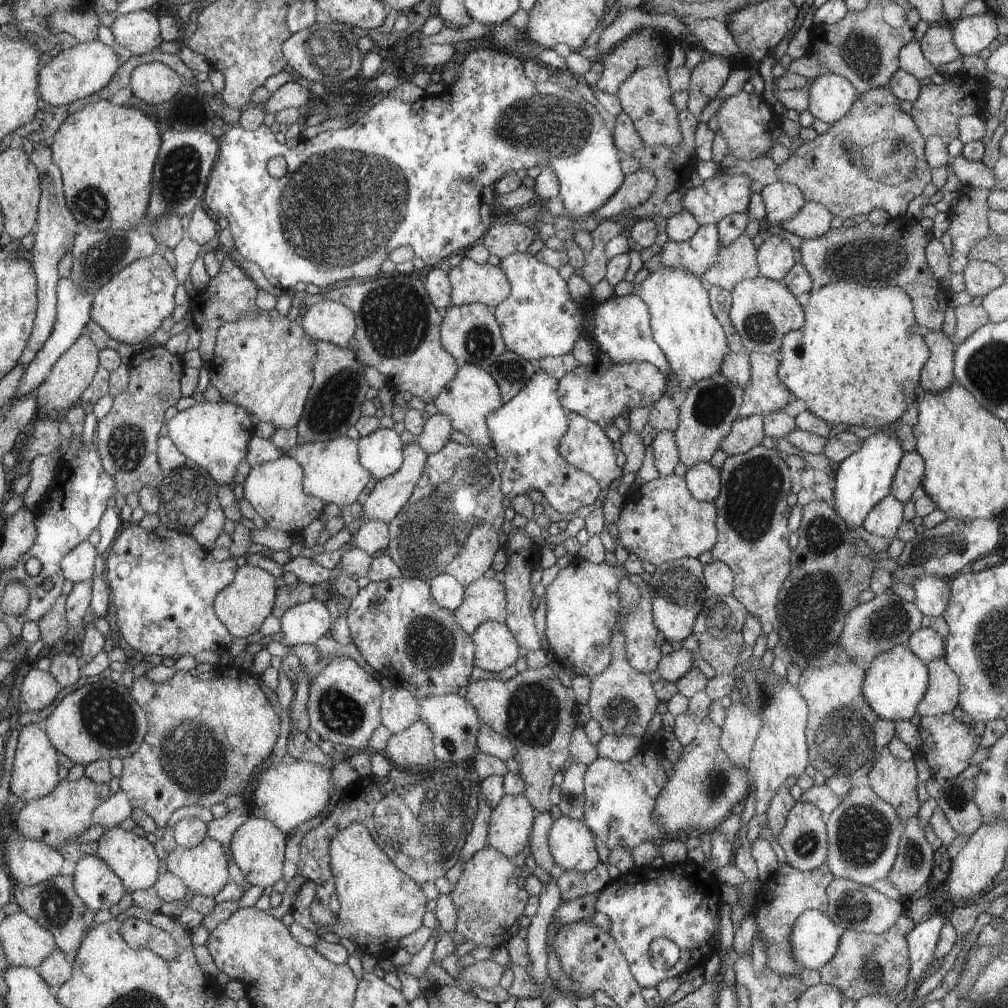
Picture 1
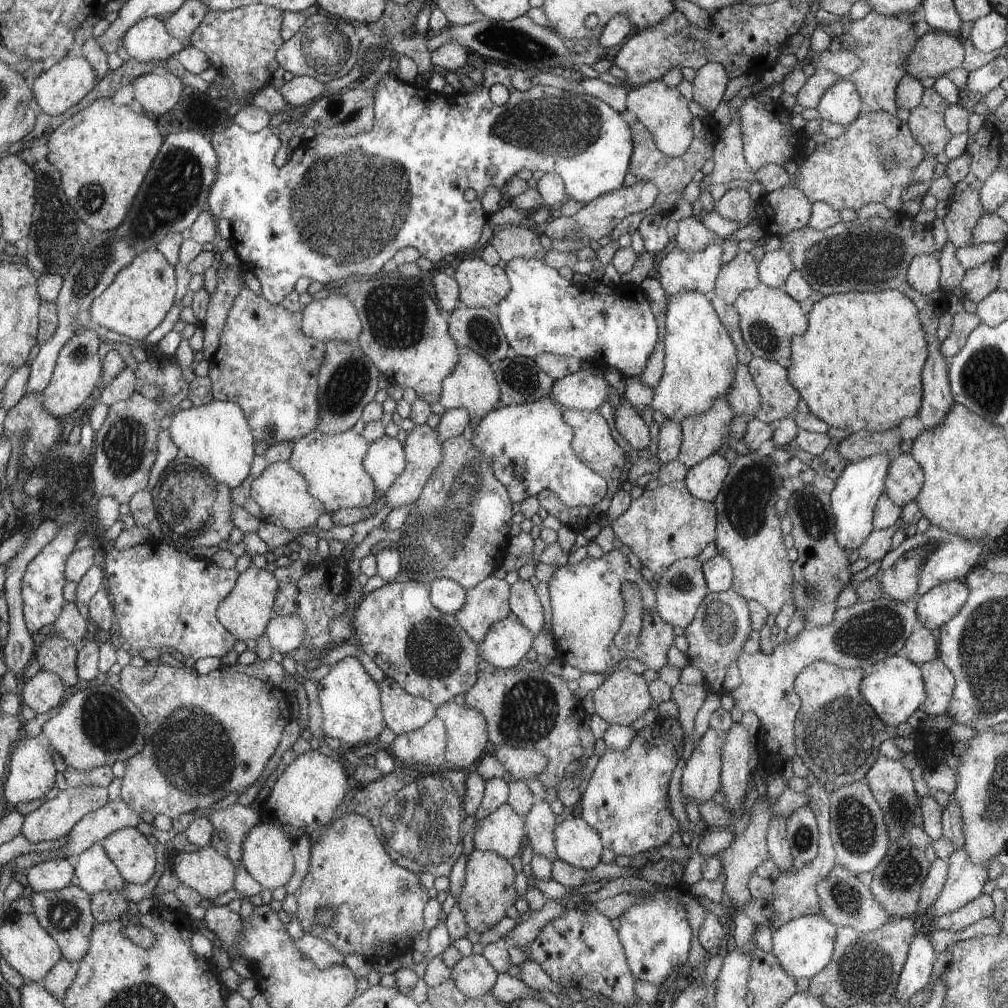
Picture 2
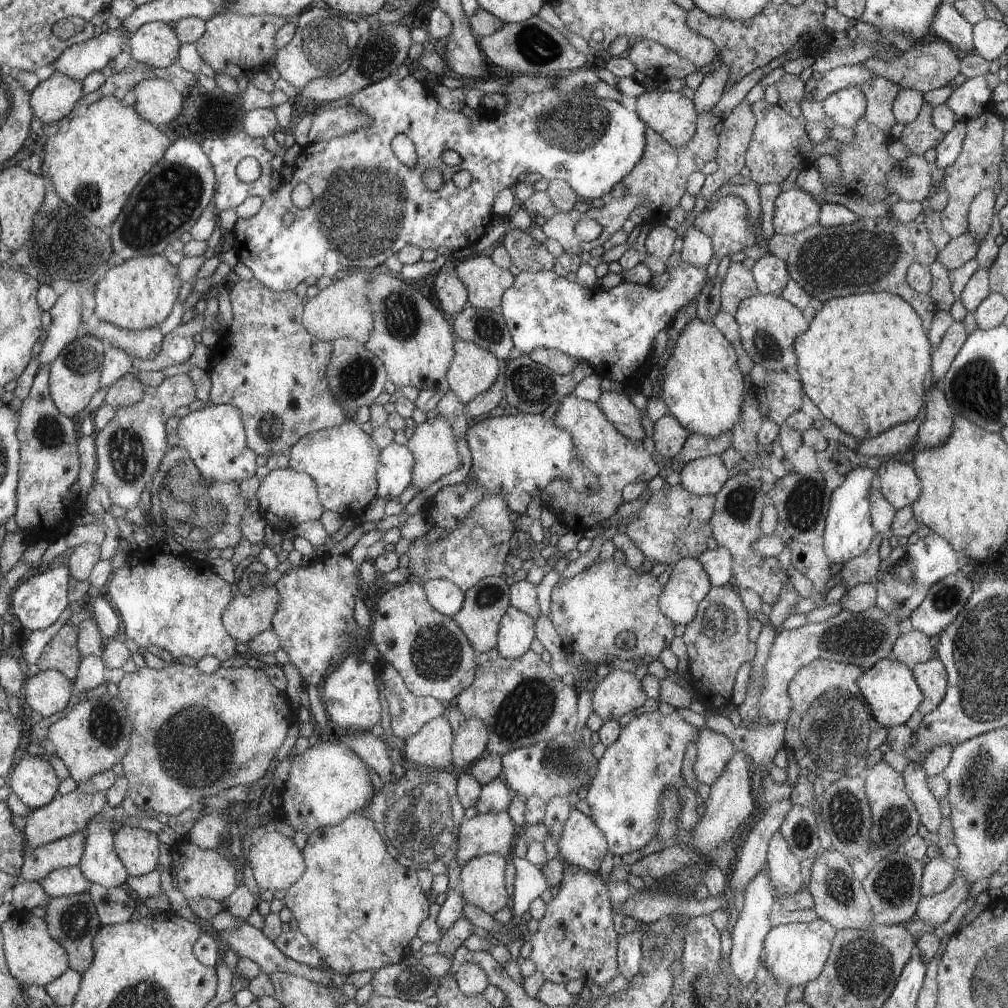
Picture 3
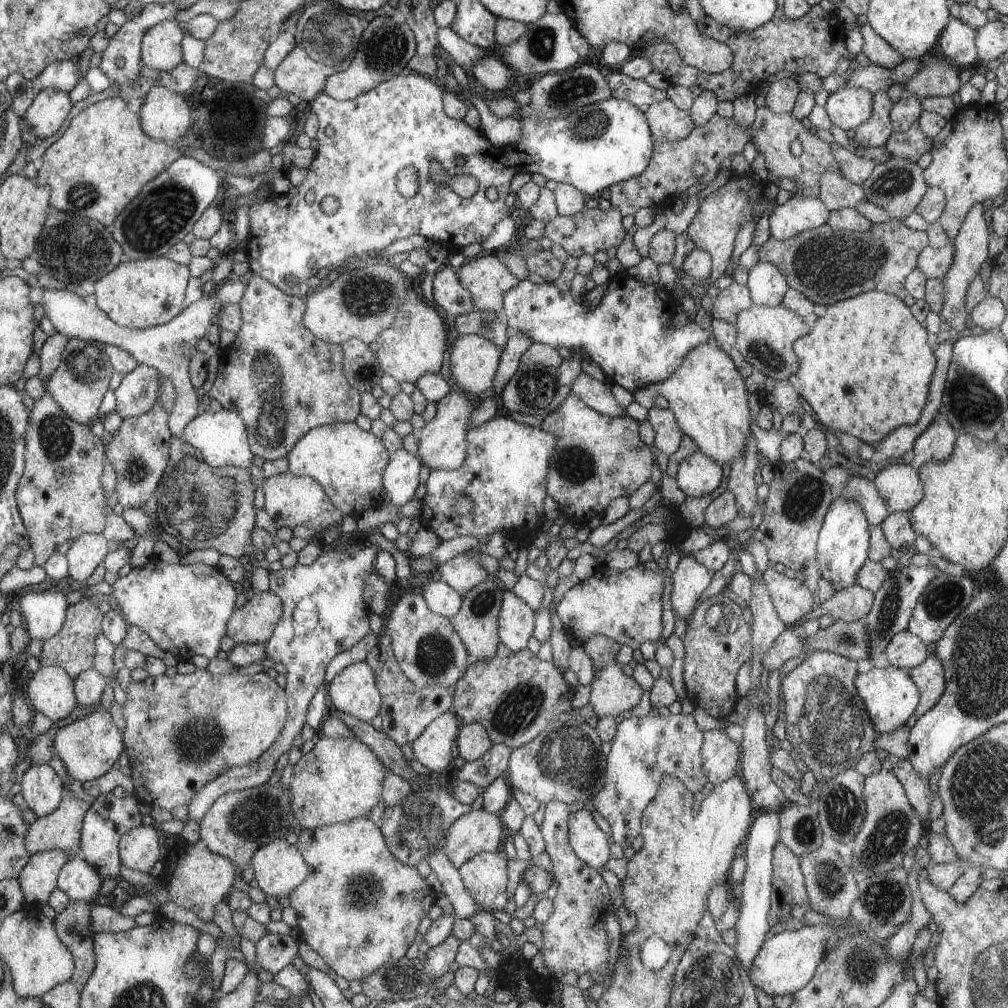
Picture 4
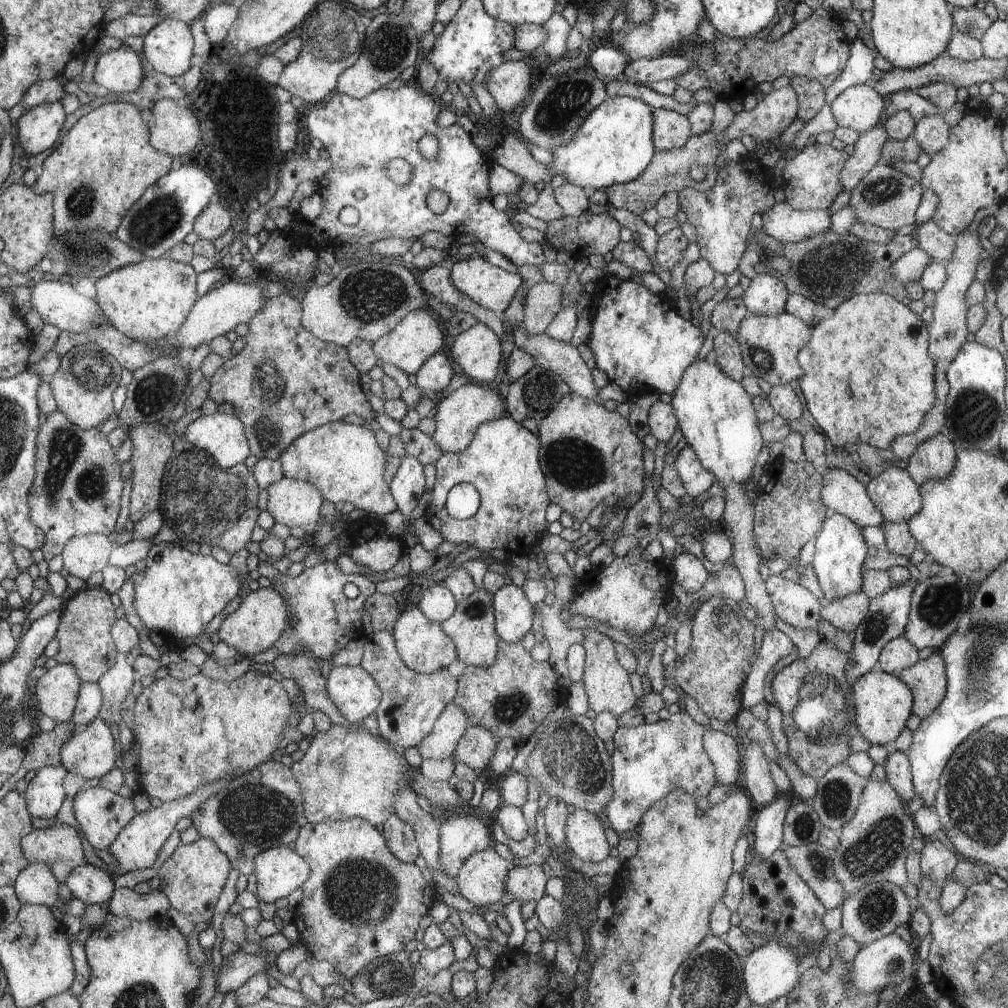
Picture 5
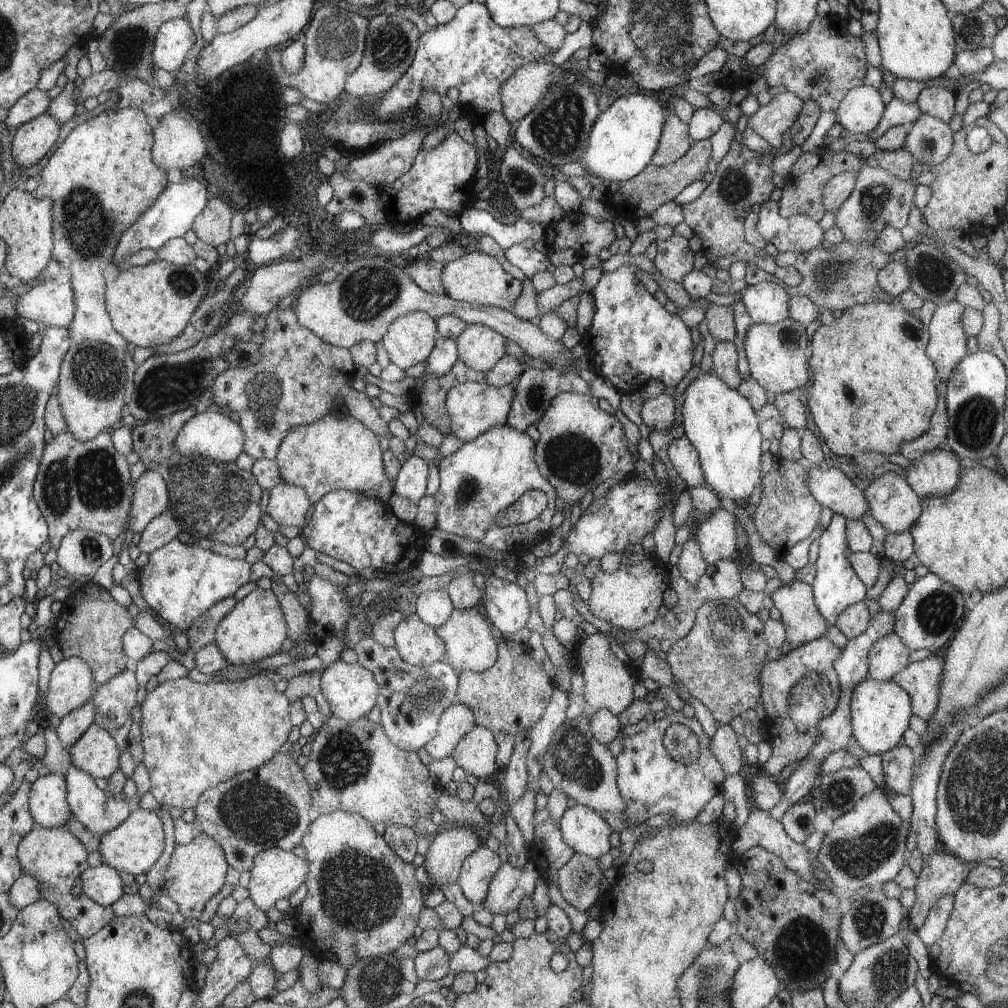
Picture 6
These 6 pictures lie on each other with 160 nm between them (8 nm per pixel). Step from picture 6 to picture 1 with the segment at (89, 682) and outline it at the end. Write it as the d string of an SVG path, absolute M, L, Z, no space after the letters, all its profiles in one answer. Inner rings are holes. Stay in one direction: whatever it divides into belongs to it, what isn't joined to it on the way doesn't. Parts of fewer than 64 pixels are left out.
M34 667L28 669L20 688L19 699L28 705L29 710L39 712L50 706L62 689L49 671L43 672Z

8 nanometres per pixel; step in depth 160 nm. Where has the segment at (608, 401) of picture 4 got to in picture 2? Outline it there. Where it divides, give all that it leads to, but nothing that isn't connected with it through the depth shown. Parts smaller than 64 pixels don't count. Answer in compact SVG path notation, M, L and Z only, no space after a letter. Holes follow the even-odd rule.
M622 401L616 406L616 410L614 409L614 417L616 430L628 441L633 450L640 452L649 448L649 427L638 414L636 407Z

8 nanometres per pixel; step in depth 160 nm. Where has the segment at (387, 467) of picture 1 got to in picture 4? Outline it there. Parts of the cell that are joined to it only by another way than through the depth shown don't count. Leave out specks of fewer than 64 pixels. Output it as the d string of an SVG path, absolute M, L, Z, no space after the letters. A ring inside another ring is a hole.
M404 448L396 450L390 458L390 465L384 471L386 496L392 505L402 507L414 498L416 488L420 486L420 460Z

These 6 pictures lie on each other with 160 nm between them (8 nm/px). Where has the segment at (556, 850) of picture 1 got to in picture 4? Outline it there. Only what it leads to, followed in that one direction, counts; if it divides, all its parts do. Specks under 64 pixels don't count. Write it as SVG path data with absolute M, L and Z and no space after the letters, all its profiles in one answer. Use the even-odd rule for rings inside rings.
M582 809L570 814L568 827L569 844L576 857L583 864L600 871L610 860L610 846L606 834L596 826L591 812Z

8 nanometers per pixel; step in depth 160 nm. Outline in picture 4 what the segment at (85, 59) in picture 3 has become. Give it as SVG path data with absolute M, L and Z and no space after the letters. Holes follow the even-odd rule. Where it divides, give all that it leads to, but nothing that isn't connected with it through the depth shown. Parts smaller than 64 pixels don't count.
M70 58L66 61L55 61L53 65L46 66L45 71L38 76L38 84L43 89L56 88L70 93L79 82L80 76L83 75L78 59Z

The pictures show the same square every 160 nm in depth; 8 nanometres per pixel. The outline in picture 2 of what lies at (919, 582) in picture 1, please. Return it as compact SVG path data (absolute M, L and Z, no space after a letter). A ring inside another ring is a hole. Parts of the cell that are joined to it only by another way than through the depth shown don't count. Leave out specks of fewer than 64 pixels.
M962 580L941 583L913 603L919 626L934 631L949 622L964 606L969 590Z

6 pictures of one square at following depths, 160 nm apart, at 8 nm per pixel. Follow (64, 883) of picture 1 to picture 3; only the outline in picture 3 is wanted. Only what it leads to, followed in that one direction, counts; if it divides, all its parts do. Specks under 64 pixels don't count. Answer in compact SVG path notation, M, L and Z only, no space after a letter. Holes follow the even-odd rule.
M87 892L68 897L51 897L45 908L44 918L46 918L48 932L52 939L68 952L69 969L86 972L86 968L92 964L94 958L92 940L102 926L90 894Z

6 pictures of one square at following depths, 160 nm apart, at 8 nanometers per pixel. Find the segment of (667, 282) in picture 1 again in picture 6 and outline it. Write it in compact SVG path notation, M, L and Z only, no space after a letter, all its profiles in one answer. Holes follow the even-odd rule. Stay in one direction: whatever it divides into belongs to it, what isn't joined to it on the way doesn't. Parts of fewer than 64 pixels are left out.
M715 372L694 379L683 392L682 426L684 435L700 455L705 484L719 498L746 500L762 478L762 433L752 403L736 388L728 386Z

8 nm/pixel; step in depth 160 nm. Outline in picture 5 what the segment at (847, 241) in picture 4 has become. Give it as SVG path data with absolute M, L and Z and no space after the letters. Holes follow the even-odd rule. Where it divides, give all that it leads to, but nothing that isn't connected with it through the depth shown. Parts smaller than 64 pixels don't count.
M830 230L814 234L803 242L780 243L762 231L754 234L753 241L742 258L741 273L752 281L754 276L766 272L766 254L775 254L790 262L790 270L786 276L782 276L786 278L785 286L790 286L790 292L804 296L816 305L836 309L842 302L861 293L883 293L902 301L907 296L905 285L890 274L890 268L898 258L918 248L917 236L900 234L899 231L895 232L892 242L887 244L872 243L861 240L856 235L837 234Z

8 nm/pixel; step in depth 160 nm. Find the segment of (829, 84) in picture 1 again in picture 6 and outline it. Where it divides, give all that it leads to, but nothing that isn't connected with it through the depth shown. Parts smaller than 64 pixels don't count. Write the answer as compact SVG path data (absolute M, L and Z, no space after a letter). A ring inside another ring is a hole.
M864 84L849 90L848 96L840 102L840 108L834 116L846 130L866 134L878 126L884 109L880 91Z

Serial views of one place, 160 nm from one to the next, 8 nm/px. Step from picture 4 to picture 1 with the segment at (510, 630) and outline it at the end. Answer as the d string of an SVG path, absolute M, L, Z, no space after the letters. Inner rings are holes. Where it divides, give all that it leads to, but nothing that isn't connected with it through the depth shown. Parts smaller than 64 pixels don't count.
M484 622L472 638L477 646L476 666L484 671L502 672L520 656L521 644L505 623Z

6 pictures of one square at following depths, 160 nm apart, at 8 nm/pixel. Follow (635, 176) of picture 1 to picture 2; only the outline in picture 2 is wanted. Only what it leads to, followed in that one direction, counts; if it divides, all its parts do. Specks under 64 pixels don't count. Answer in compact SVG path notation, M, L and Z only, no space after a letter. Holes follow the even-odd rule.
M638 180L636 184L614 192L609 192L598 197L595 201L588 202L570 217L550 218L549 221L541 226L541 232L549 237L551 240L563 240L564 236L586 236L589 241L598 241L603 236L609 236L610 232L624 220L624 218L630 217L632 214L643 212L650 209L650 206L654 206L657 202L658 186L654 186L652 182L646 182L646 180Z

